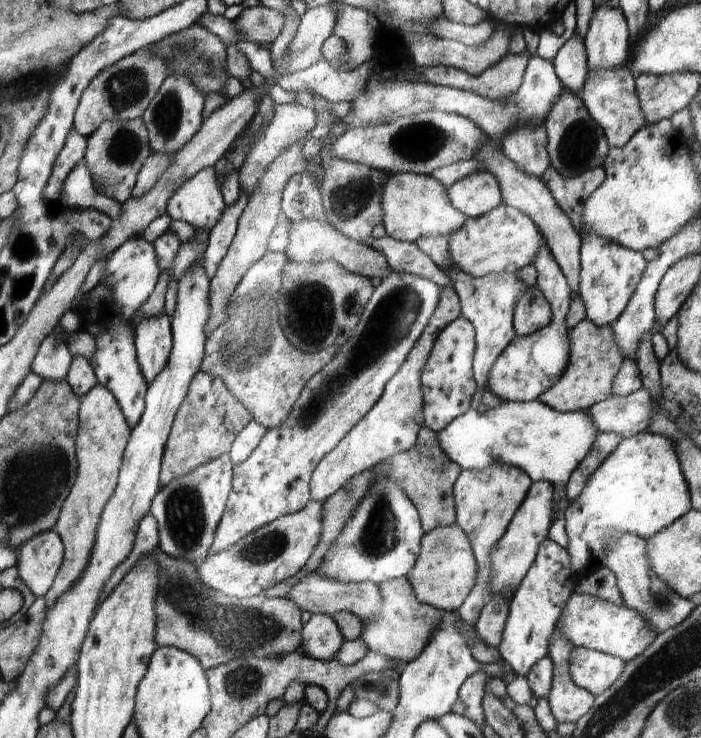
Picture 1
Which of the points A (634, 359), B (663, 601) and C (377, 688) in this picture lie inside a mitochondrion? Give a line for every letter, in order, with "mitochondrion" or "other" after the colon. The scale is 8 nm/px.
A: other
B: mitochondrion
C: mitochondrion

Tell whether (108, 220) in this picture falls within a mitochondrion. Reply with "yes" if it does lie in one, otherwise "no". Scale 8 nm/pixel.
no

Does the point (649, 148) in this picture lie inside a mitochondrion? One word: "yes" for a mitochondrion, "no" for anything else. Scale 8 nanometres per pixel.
no

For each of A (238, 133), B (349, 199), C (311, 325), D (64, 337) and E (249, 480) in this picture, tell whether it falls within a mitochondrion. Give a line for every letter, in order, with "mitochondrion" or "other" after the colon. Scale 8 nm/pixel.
A: other
B: mitochondrion
C: mitochondrion
D: other
E: other

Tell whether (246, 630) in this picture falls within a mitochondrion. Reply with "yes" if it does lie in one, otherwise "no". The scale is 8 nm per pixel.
yes

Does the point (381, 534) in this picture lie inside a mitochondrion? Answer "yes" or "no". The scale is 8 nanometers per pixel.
yes

